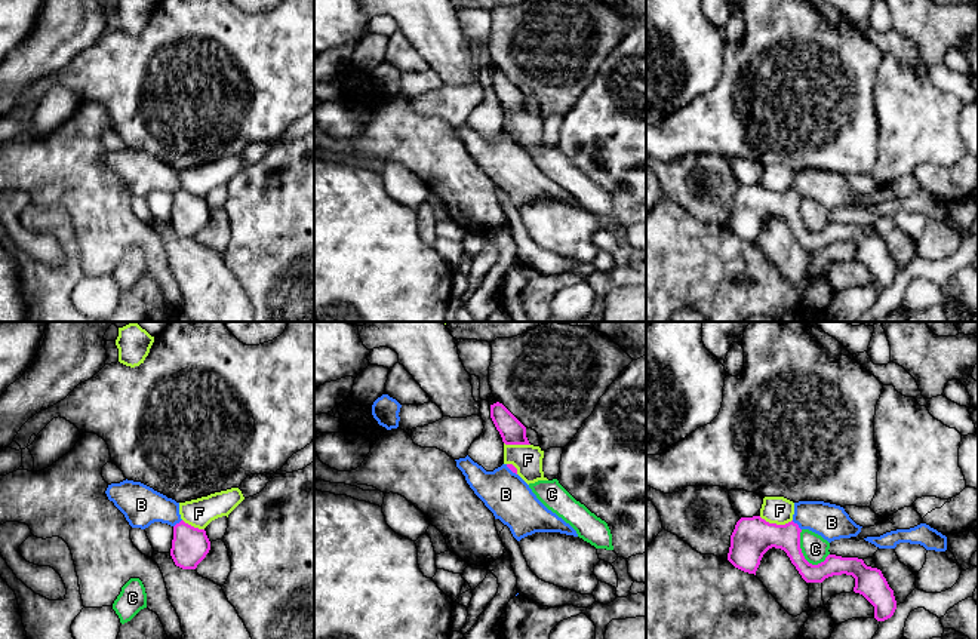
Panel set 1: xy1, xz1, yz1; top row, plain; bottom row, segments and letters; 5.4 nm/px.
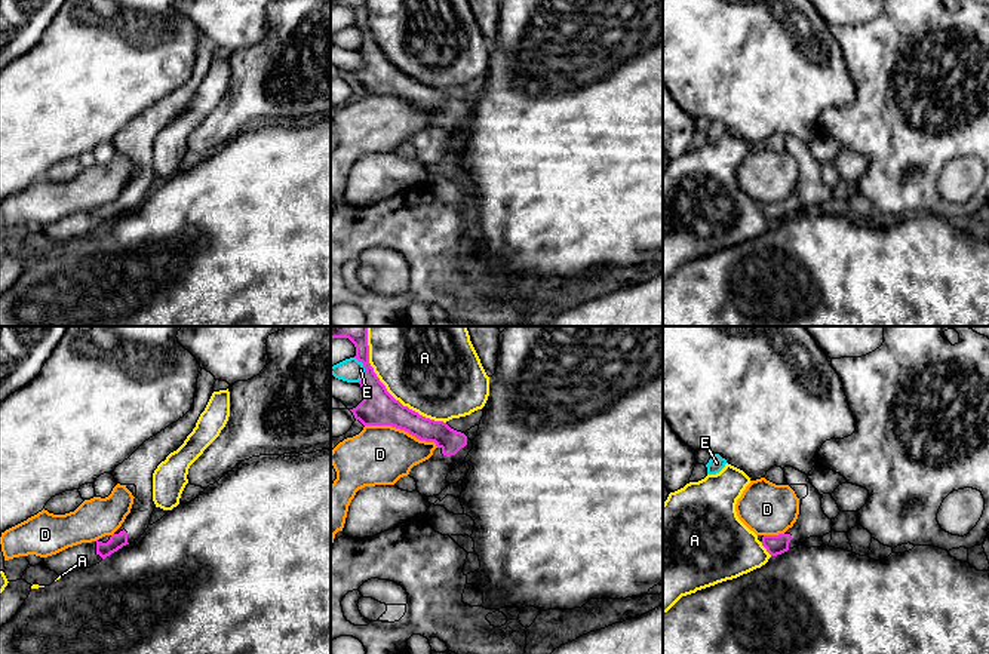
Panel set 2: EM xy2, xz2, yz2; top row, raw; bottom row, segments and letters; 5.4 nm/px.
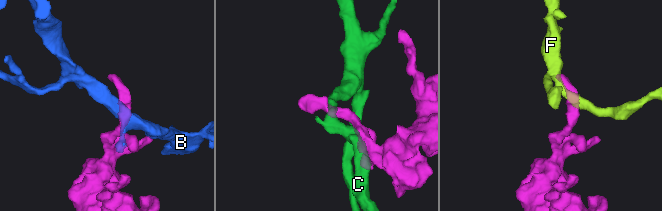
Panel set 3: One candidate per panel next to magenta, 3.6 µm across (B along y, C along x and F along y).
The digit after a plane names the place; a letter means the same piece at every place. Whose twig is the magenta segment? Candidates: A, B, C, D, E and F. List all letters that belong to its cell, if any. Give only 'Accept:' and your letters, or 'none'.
Accept: none

